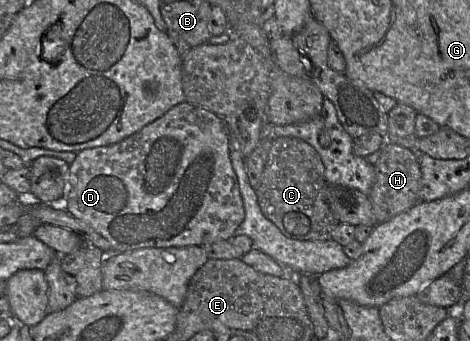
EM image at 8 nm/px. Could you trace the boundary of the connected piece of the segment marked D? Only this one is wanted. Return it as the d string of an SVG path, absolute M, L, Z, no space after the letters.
M184 101L118 143L84 149L76 153L76 158L69 166L69 181L65 191L65 201L53 204L58 204L75 218L90 225L110 242L114 251L119 253L132 252L143 248L204 246L219 241L230 241L234 237L236 229L243 222L245 211L238 180L229 157L230 136L224 123L224 119L215 113Z

